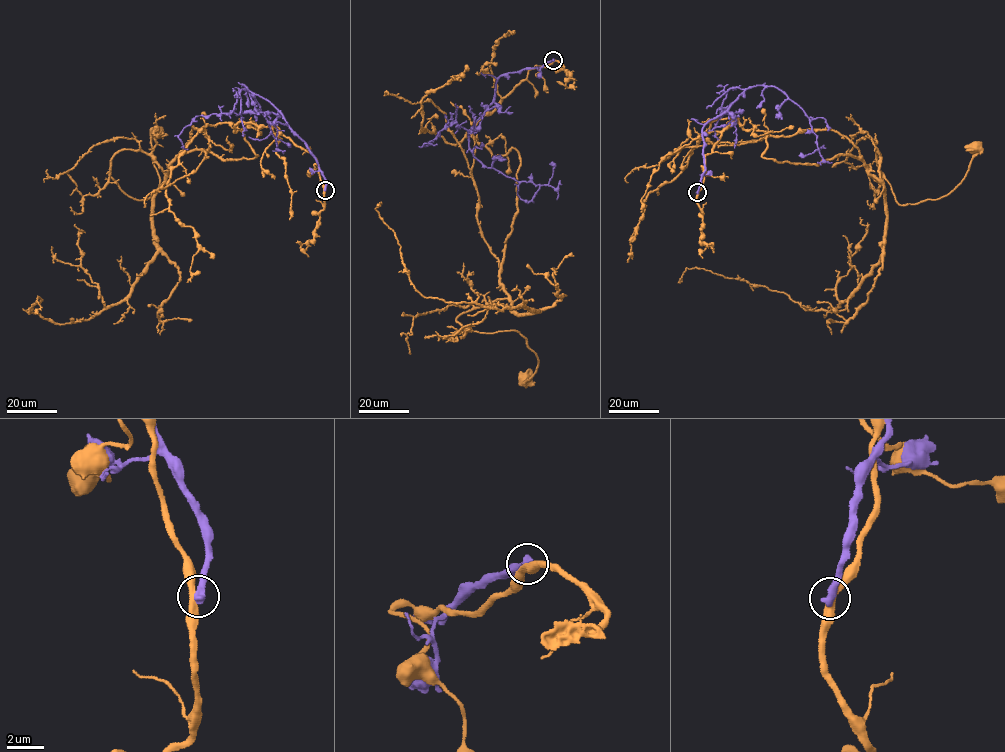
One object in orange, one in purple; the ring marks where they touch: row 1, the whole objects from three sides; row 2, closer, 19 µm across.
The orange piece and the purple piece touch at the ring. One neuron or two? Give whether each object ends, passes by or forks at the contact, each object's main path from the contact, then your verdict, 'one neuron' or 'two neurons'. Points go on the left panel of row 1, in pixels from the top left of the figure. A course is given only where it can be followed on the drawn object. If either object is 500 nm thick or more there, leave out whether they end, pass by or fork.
orange passes by; purple ends; course orange (324, 190), (239, 122), (254, 157), (114, 155), (136, 199), (157, 130); course purple (325, 190), (326, 179), (306, 143), (270, 103), (241, 84), (253, 97), (271, 133), (289, 145); two neurons

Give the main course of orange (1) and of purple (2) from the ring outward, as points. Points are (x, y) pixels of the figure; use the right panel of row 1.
1: (698, 193), (736, 119), (777, 161), (850, 154), (880, 180), (877, 151), (904, 206), (953, 191), (973, 145)
2: (697, 193), (705, 169), (703, 127), (728, 111), (750, 88), (775, 86), (809, 118), (818, 148), (799, 155)

